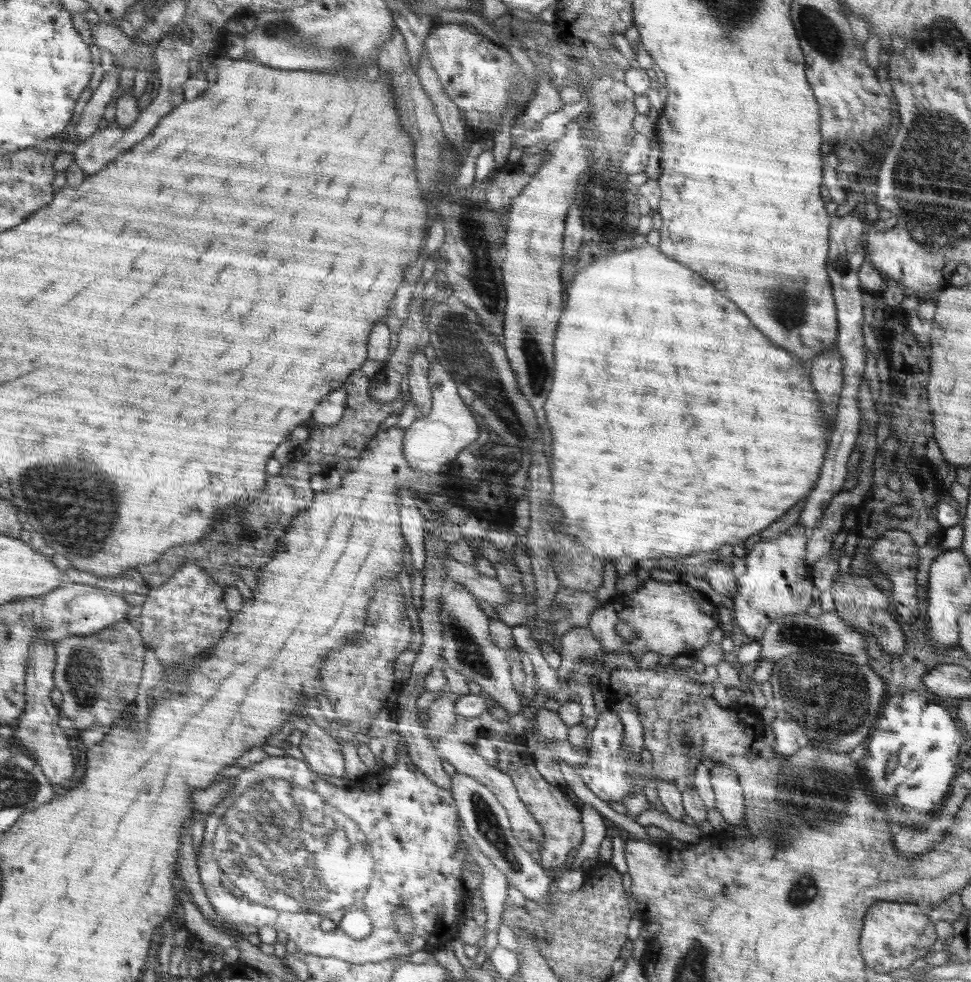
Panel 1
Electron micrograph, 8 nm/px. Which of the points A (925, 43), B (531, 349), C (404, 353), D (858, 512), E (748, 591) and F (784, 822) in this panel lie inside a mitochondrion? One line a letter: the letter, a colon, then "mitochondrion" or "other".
A: other
B: mitochondrion
C: other
D: other
E: other
F: mitochondrion

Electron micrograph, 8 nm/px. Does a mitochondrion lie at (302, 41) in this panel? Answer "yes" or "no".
yes

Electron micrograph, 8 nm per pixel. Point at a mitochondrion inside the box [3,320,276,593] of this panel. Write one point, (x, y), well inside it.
(71, 502)

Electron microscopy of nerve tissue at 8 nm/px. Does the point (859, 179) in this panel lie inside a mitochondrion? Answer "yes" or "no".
no

